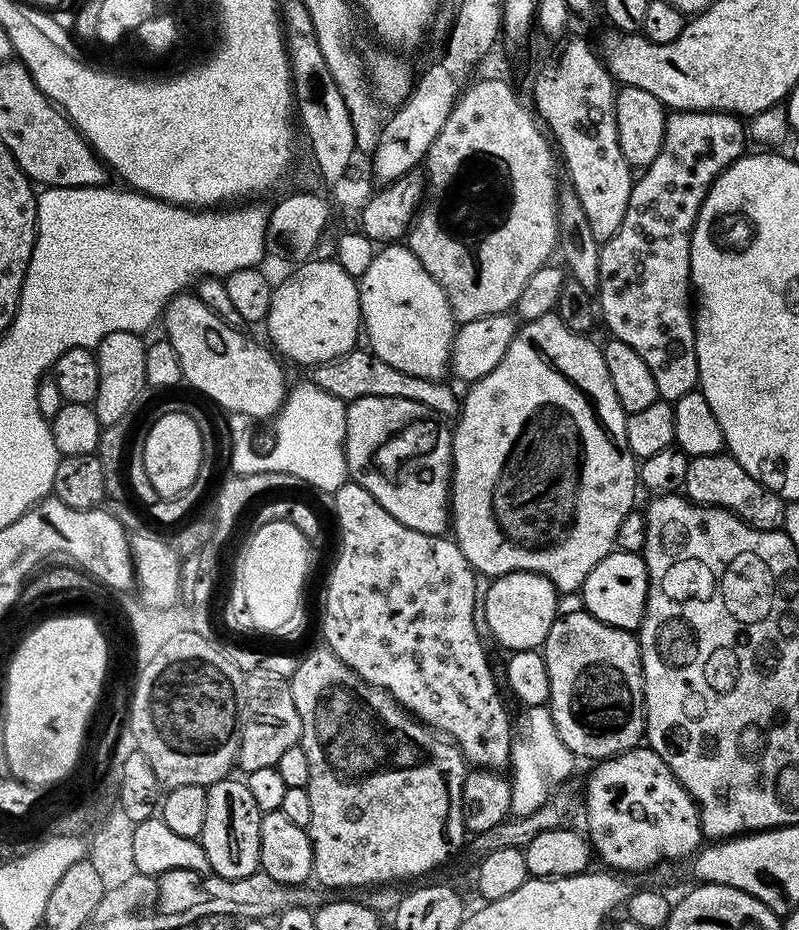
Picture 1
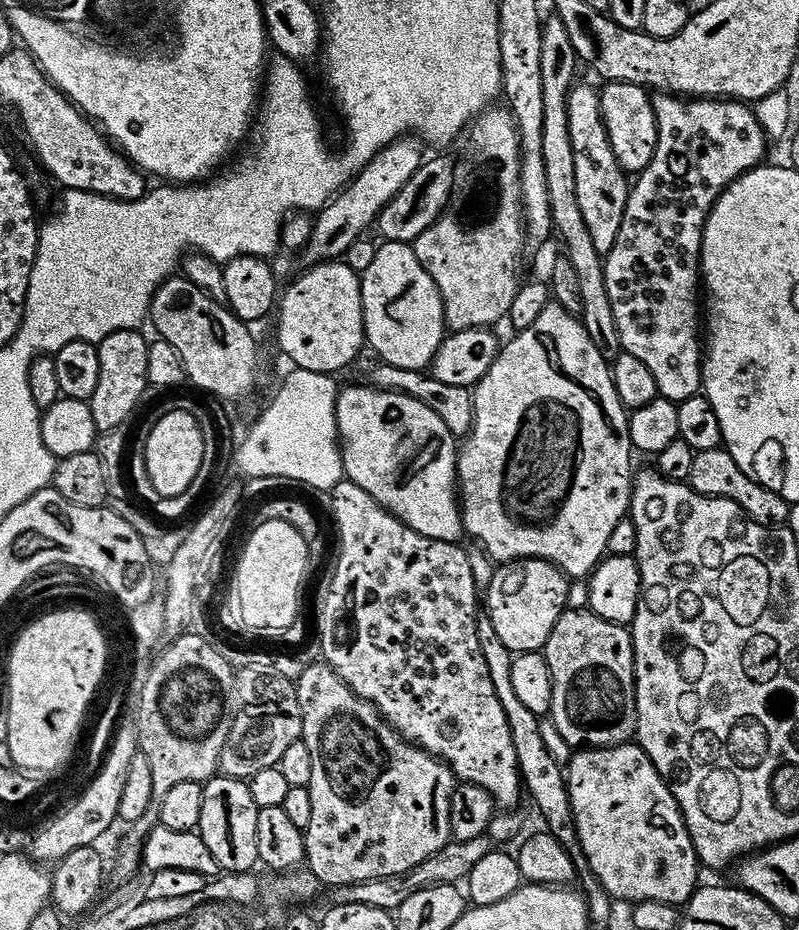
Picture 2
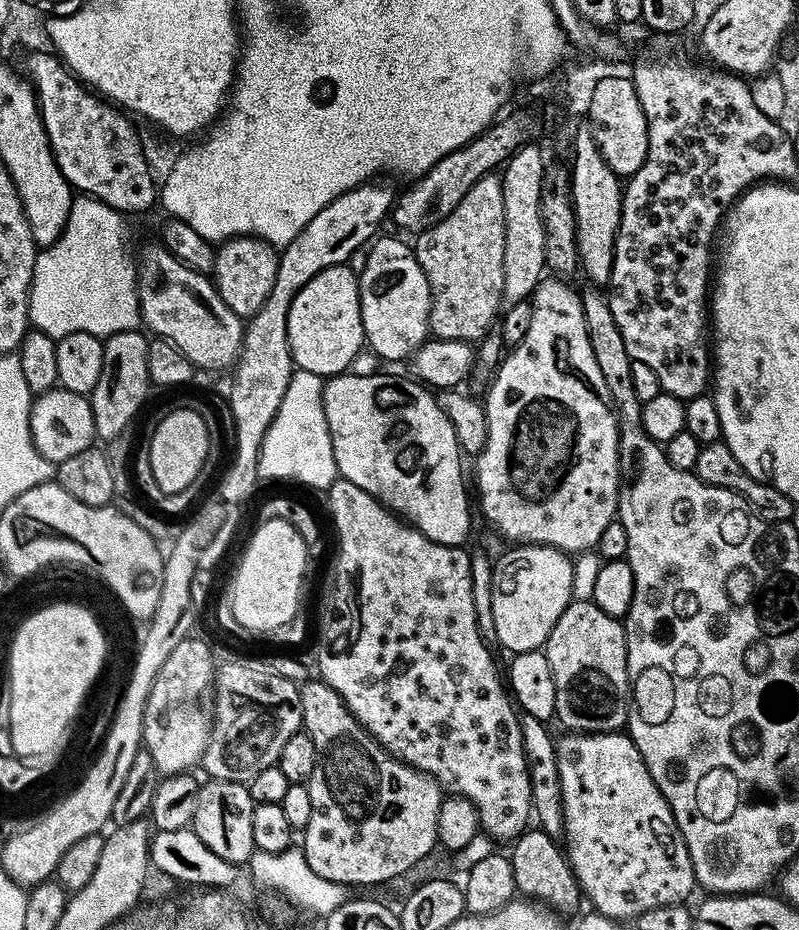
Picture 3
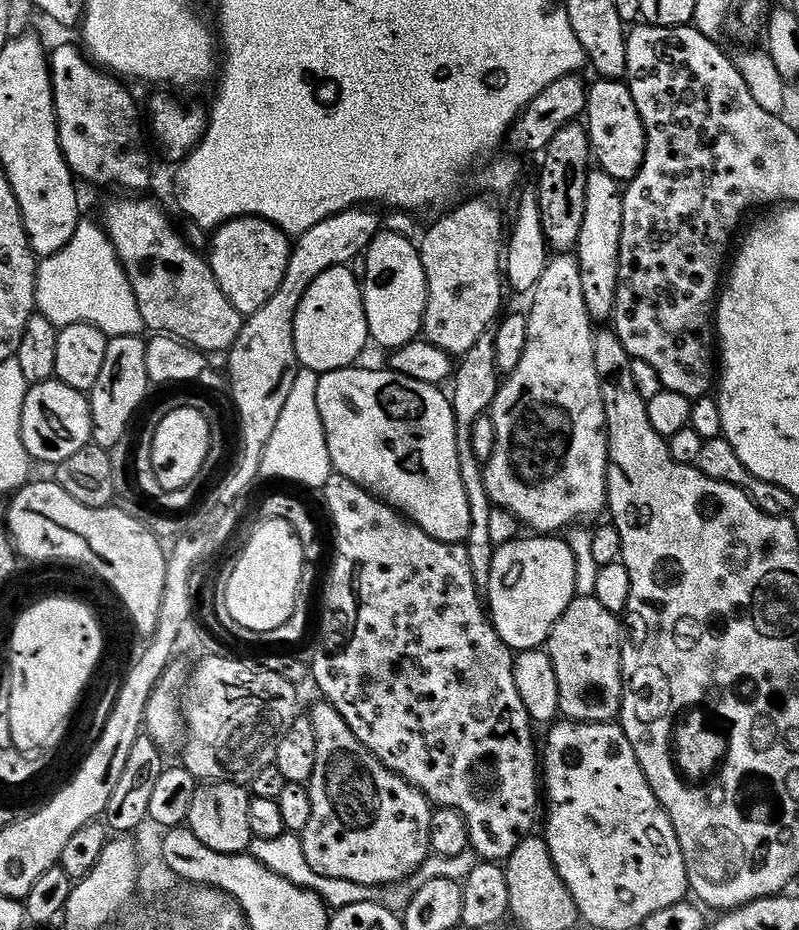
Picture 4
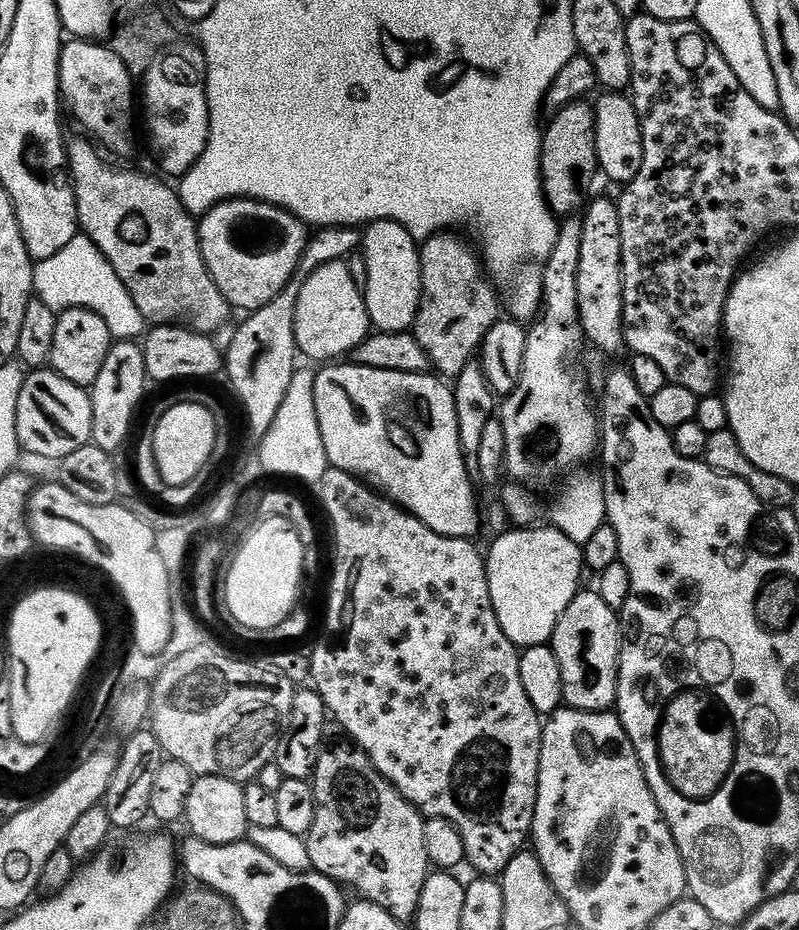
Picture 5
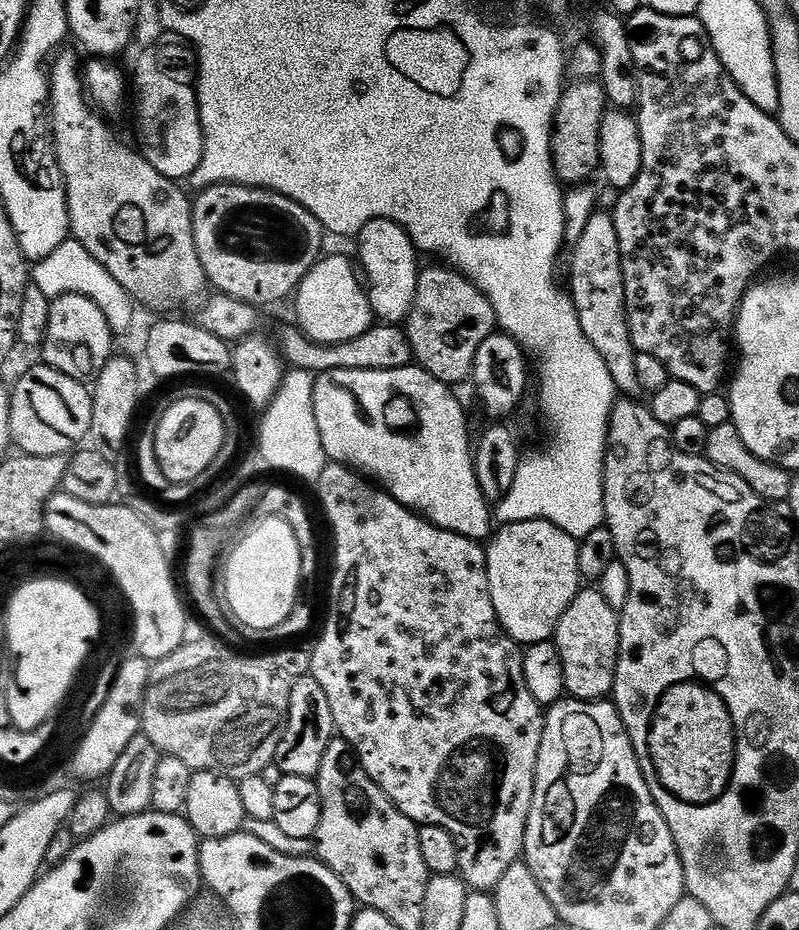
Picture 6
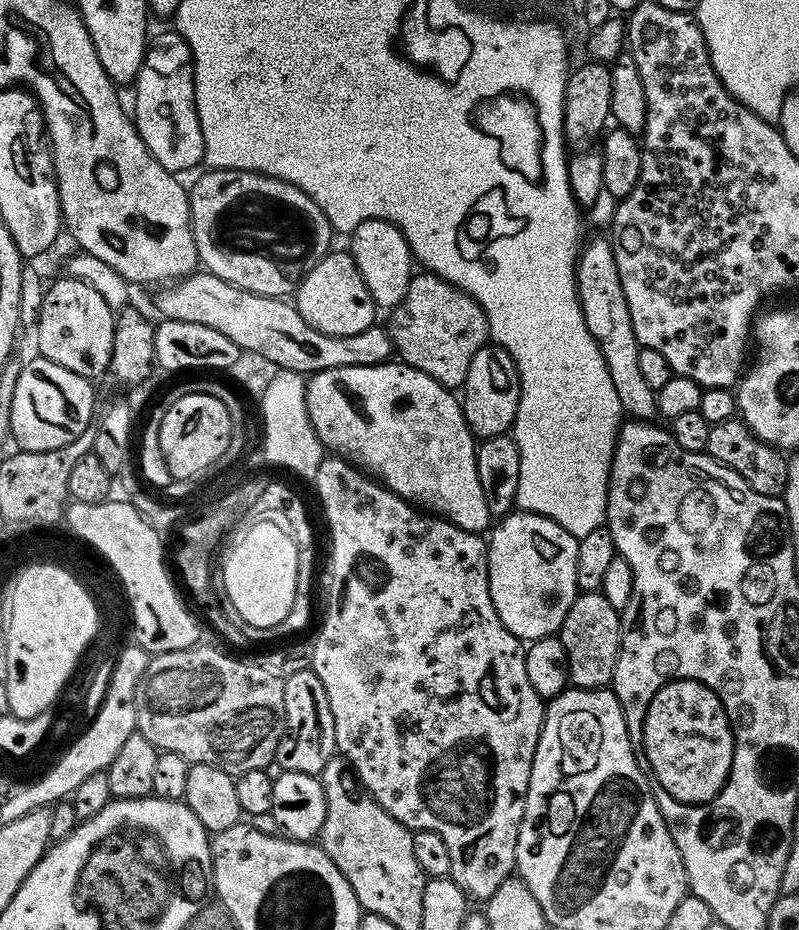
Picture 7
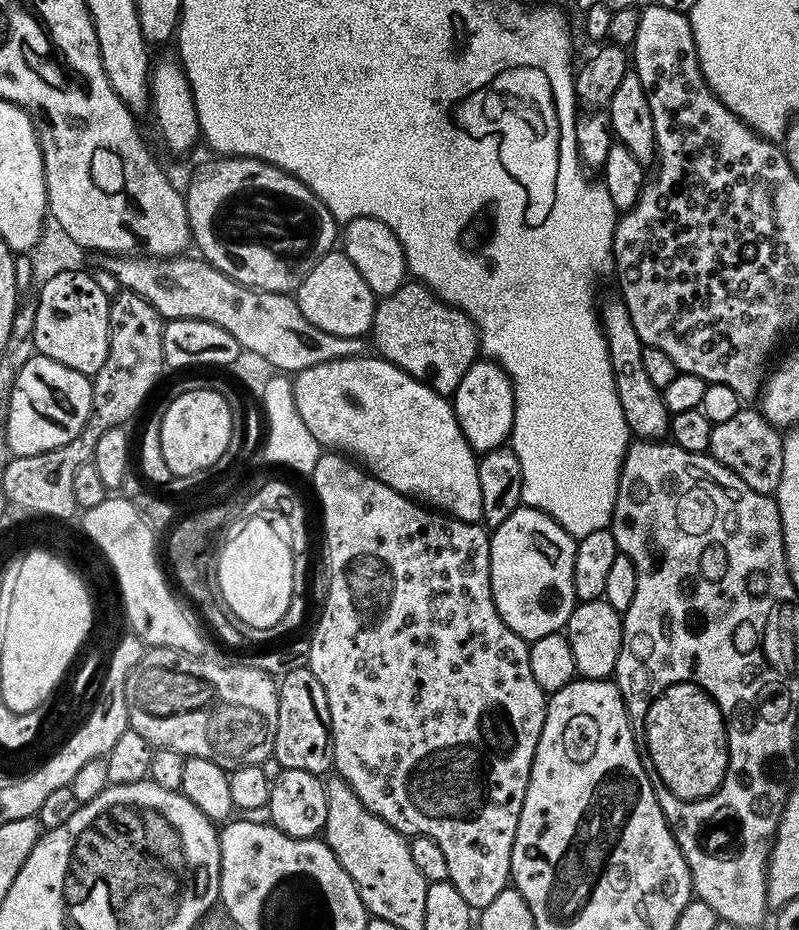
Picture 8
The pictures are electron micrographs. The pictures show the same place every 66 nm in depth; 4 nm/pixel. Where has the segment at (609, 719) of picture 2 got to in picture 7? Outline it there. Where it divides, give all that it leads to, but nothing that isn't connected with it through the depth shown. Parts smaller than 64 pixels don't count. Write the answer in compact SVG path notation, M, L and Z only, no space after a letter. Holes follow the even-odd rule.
M580 592L570 610L566 610L566 618L558 635L562 646L566 646L568 679L575 687L607 688L611 685L616 660L620 656L620 612L614 606L610 606L610 602L606 602L603 592Z

